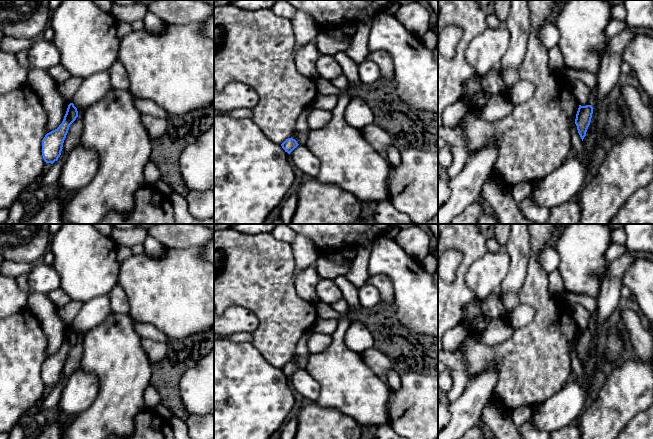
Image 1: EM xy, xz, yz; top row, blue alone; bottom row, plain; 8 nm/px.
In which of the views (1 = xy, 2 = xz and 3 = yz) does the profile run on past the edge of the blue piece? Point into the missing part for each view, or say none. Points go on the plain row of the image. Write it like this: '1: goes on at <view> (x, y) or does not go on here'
1: does not go on here
2: does not go on here
3: does not go on here

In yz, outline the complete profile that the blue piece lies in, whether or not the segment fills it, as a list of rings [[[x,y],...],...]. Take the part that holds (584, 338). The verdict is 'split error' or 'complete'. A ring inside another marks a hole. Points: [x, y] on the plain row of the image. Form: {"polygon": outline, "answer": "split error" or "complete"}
{"polygon": [[[579,329],[576,338],[575,348],[577,350],[577,354],[582,365],[586,360],[587,353],[591,346],[592,338],[593,338],[592,329],[586,329],[586,330]]], "answer": "complete"}

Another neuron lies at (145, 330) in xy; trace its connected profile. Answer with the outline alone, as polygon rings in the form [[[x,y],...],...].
[[[134,321],[134,328],[142,339],[148,338],[161,343],[168,341],[167,335],[151,324]]]

